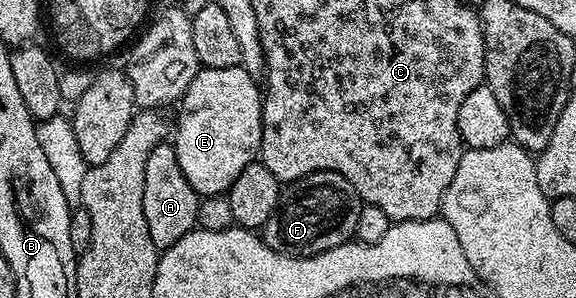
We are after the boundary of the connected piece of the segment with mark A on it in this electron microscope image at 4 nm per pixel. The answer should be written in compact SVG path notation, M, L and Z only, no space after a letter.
M166 142L155 146L147 157L147 166L143 173L143 218L147 218L147 234L151 234L151 242L159 250L175 246L179 238L197 228L197 215L201 200L197 192L187 182L183 170L179 170L177 149Z

